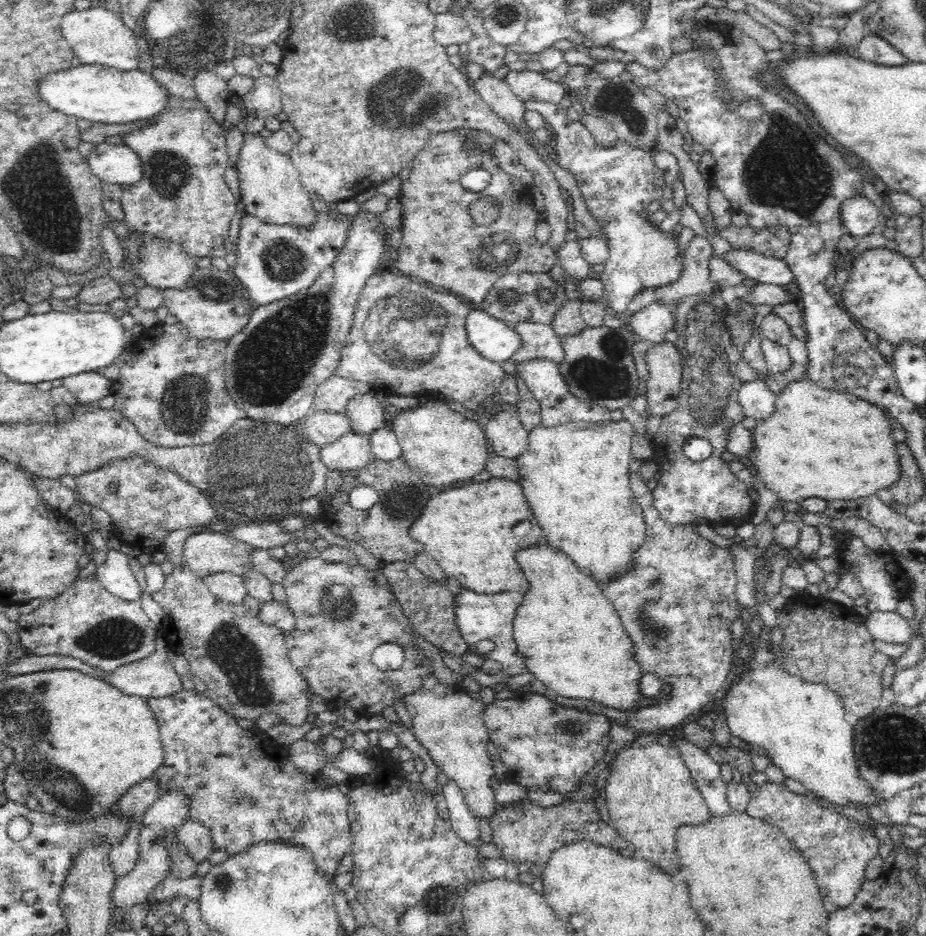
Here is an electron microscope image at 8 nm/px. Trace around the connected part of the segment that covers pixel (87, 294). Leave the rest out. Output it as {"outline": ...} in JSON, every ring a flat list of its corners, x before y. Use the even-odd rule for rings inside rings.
{"outline":[[109,274,98,276,83,285,82,291,76,298,80,300,80,303,109,305,114,300,123,299,124,296,122,284,110,277]]}

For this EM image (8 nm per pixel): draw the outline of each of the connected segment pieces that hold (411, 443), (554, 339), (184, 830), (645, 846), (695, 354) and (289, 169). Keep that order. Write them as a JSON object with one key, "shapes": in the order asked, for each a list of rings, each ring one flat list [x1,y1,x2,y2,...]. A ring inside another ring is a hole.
{"shapes":[[[424,397,414,409,400,409,395,417,389,428,398,440,404,462,431,488,450,489,455,482,470,481,485,469,489,443,484,428,480,427,475,420,470,420,451,410,444,401,434,397]],[[522,322,512,327,522,340,521,348,512,358,516,364,531,359,545,359,558,364,564,362,563,340,550,325]],[[187,819,178,826,176,837,180,848,186,849,188,855,197,863,204,862,215,852,210,828,196,820]],[[633,741,620,749,610,763,610,776,606,780,606,807,610,813,611,826,632,844,633,849,639,850,642,859,653,862,663,870,668,870,678,865,678,853,676,852,676,832,682,827,704,824,711,817,710,810,698,789,690,769,682,760,680,751,676,747,664,746,660,743,652,743,643,747]],[[726,287,720,290,711,290,708,288,703,289,701,294,695,296,683,297,683,300,673,309,675,326,674,332,678,334,678,341,675,343,678,351,680,352,681,358,683,359,683,378,681,380,681,392,679,394,679,403,678,406,667,415,662,417,661,426,653,438,652,444,654,445,654,454,653,460,657,464,658,474,657,474,657,485,653,490,653,505,656,507,656,510,660,513,662,519,664,519,668,524,688,524,694,522,698,516,702,518,707,518,714,522,717,525,726,525,739,527,742,523,748,522,751,520,753,513,755,511,756,503,750,499,750,494,748,494,748,485,743,481,740,481,728,465,728,450,726,445,728,443,729,431,732,426,742,423,745,416,744,411,742,410,742,405,738,401,738,389,741,386,740,378,738,378,737,362,742,357,741,353,736,349,736,346,732,343,732,338,729,335,729,329,726,327,726,304,732,302,737,298,736,290,734,287],[690,438,701,438,706,439,712,445,712,452,710,456,701,461,692,461,684,455,682,451,682,445,684,442,688,441]],[[244,133,244,144,240,158,233,167,239,179,240,201,247,214,256,216,266,224,280,226,305,226,310,228,316,222,318,211,312,207,310,194,304,190,300,175,292,162,291,155,272,150,266,138,257,134]]]}

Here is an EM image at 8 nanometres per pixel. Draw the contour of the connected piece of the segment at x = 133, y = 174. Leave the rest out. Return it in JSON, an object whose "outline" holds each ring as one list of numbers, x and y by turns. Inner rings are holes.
{"outline":[[104,141,94,145,87,161,92,174,103,183,129,187,142,180,140,155,124,144,116,145]]}

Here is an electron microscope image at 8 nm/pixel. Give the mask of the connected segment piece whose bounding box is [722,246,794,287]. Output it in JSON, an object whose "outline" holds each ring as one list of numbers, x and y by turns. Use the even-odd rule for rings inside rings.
{"outline":[[732,246,730,252,722,256,722,261,736,269,739,277,751,278,761,284,783,287,794,280,784,259,764,256,749,248,742,250]]}

